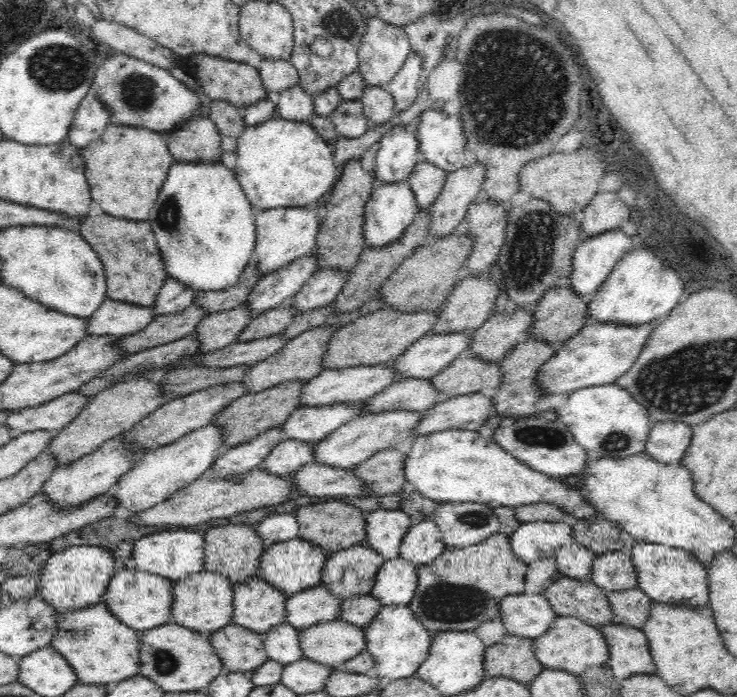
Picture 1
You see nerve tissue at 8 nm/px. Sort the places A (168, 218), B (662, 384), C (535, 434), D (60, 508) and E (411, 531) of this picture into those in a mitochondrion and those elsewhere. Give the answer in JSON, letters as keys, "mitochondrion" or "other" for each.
{"A":"mitochondrion","B":"mitochondrion","C":"mitochondrion","D":"other","E":"other"}

